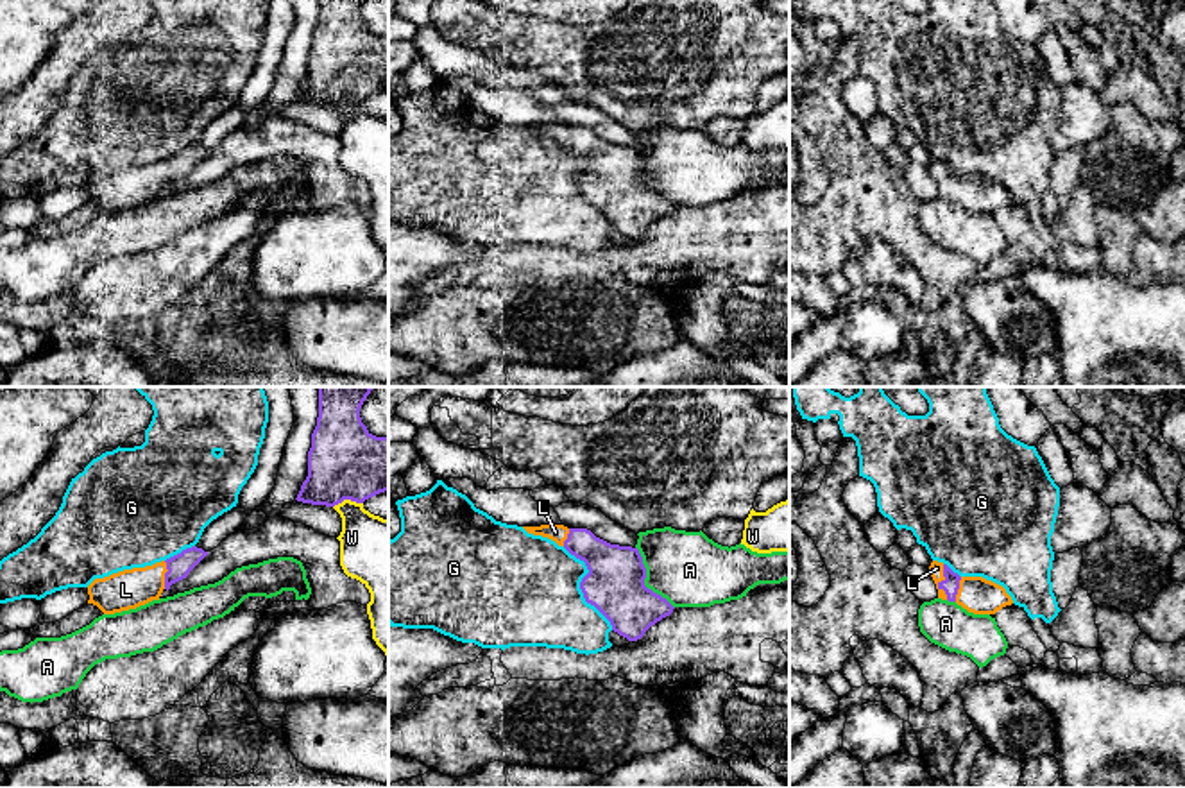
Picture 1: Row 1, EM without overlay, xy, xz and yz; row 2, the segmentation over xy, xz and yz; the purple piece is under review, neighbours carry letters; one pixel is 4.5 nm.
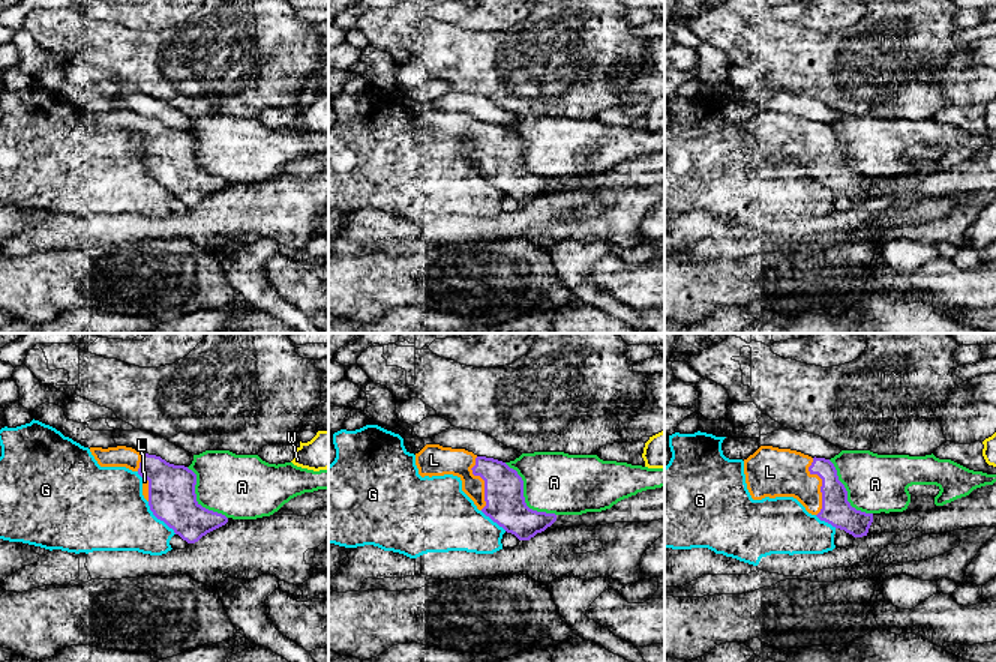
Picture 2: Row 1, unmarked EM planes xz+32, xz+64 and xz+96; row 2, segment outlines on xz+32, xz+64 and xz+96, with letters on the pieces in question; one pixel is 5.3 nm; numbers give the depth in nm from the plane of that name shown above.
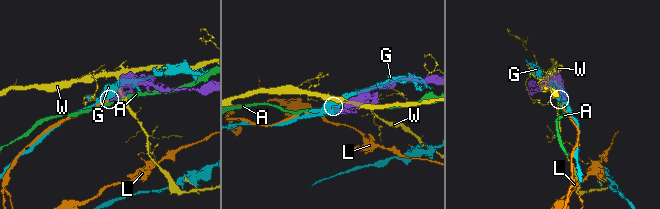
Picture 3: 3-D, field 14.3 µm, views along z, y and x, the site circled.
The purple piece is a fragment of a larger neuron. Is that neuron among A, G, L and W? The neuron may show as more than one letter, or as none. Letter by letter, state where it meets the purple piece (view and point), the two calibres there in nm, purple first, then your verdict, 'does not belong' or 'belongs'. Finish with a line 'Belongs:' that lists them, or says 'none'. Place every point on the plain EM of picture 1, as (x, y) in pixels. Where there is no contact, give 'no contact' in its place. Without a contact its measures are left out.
A: contact xz (643, 179); calibres 260 and 340 nm; does not belong
G: contact xz (580, 185); calibres 260 and 500 nm; does not belong
L: contact yz (940, 181); calibres 80 and 60 nm; belongs
W: contact xy (348, 97); calibres 340 and 280 nm; does not belong
Belongs: L

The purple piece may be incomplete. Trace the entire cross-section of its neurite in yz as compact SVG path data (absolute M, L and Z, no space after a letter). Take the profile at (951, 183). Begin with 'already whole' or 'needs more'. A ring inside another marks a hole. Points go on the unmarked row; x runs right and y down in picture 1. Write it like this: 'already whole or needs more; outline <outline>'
needs more; outline M933 159L929 172L936 183L938 197L956 201L974 213L995 213L1013 199L1006 188L983 176L959 176L947 163Z

